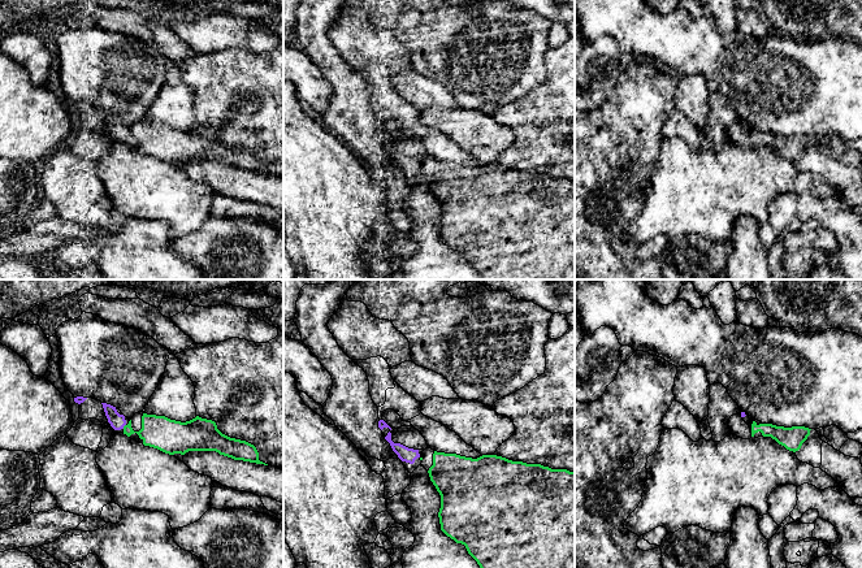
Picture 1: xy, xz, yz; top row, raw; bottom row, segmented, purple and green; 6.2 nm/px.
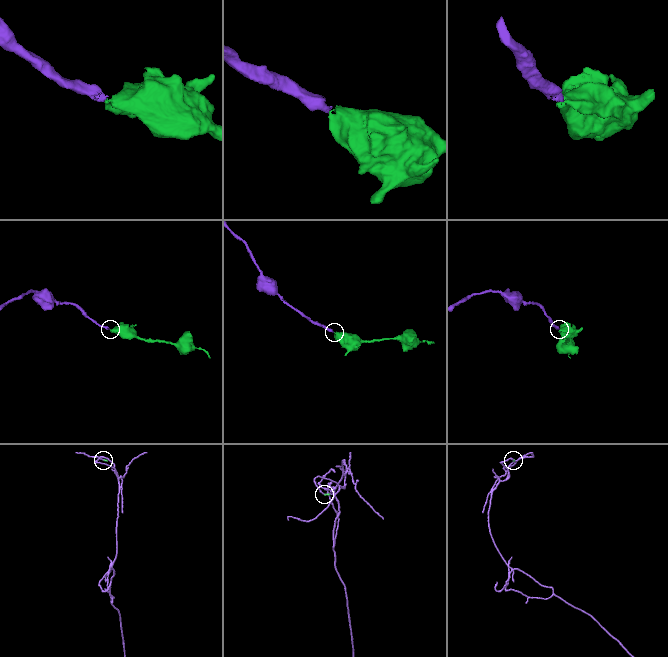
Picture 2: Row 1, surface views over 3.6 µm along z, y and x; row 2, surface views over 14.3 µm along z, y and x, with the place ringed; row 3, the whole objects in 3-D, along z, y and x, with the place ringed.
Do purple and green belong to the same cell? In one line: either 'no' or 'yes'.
yes

